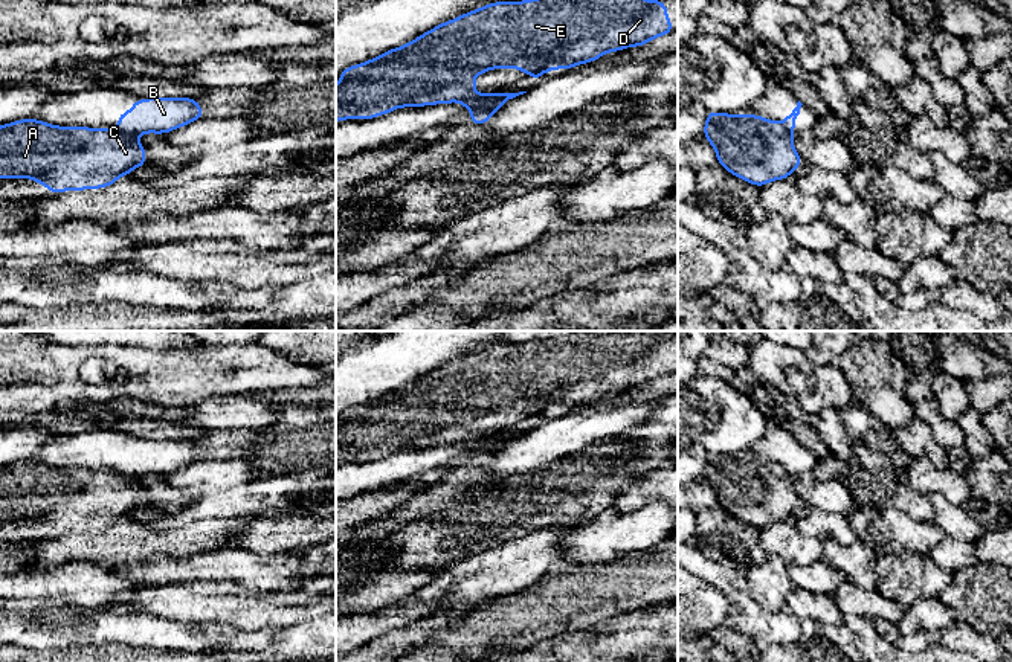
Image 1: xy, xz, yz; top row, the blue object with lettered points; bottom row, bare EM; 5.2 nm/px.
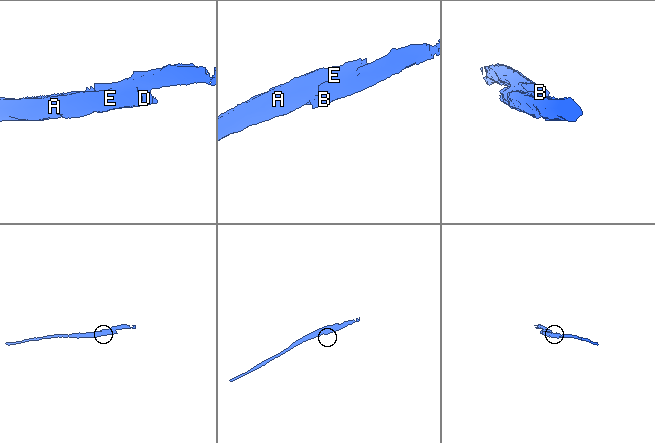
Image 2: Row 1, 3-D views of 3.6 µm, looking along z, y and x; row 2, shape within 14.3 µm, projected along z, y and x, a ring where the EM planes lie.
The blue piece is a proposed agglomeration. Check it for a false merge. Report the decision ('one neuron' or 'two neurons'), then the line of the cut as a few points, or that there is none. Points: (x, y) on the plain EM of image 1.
two neurons; cut in xz along (475, 433), (461, 443)

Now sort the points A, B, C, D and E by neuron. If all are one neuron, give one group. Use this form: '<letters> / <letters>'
A C D E / B

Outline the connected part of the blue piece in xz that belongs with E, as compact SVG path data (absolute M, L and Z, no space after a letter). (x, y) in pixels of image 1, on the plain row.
M572 331L557 336L554 339L536 339L533 342L525 343L496 343L491 346L485 346L476 352L470 352L461 358L456 358L450 363L441 365L437 369L427 372L421 378L412 381L411 384L400 387L397 390L391 390L366 404L360 404L351 409L346 409L340 416L339 421L342 423L336 427L336 464L343 461L374 461L380 456L391 455L400 448L423 448L423 447L433 447L433 445L449 445L449 444L462 444L475 433L473 421L487 412L502 410L502 409L513 409L521 413L527 413L530 418L536 418L546 410L572 410L583 404L592 404L598 401L601 397L608 394L623 392L626 389L640 389L647 383L658 380L661 377L670 375L676 372L669 358L667 358L667 346L659 342L644 342L637 337L637 331Z

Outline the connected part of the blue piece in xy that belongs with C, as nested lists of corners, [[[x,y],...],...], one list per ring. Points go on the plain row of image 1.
[[[37,461],[0,468],[0,520],[27,519],[52,535],[107,529],[134,509],[145,508],[145,494],[145,488],[121,471],[56,468]]]

